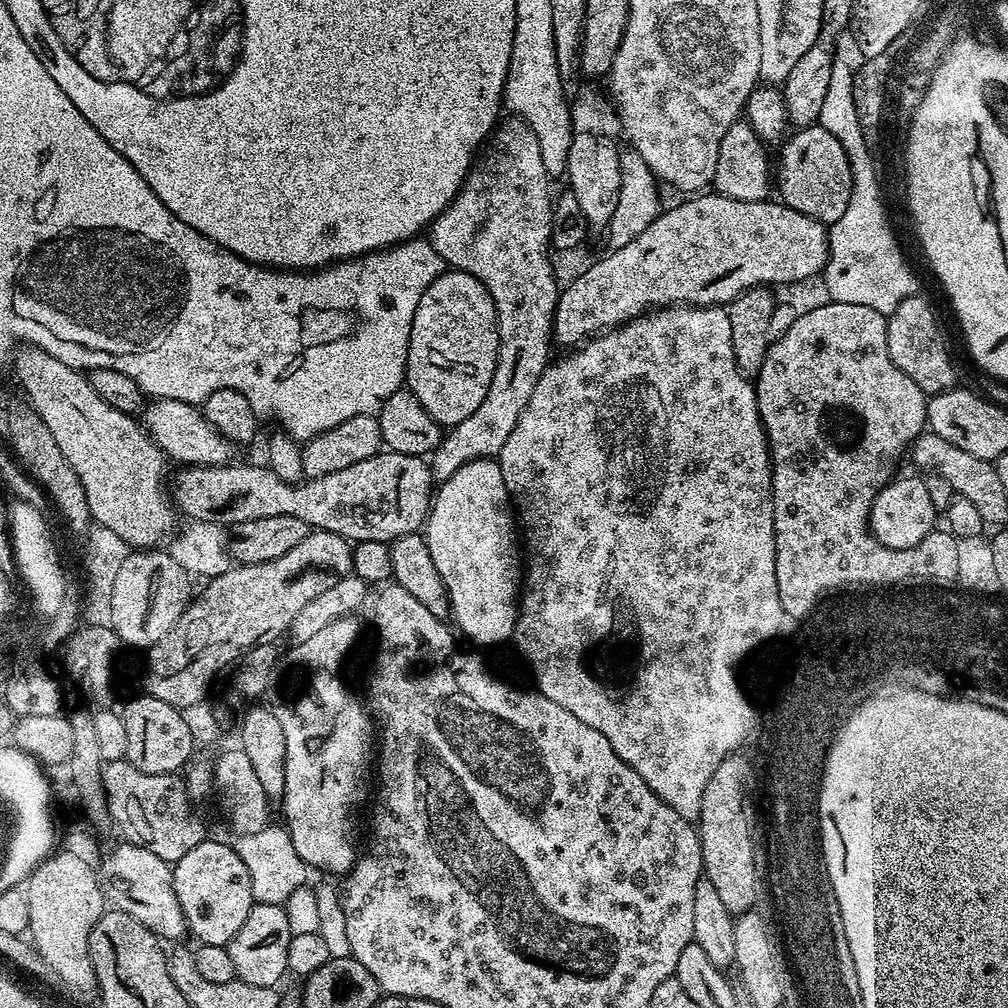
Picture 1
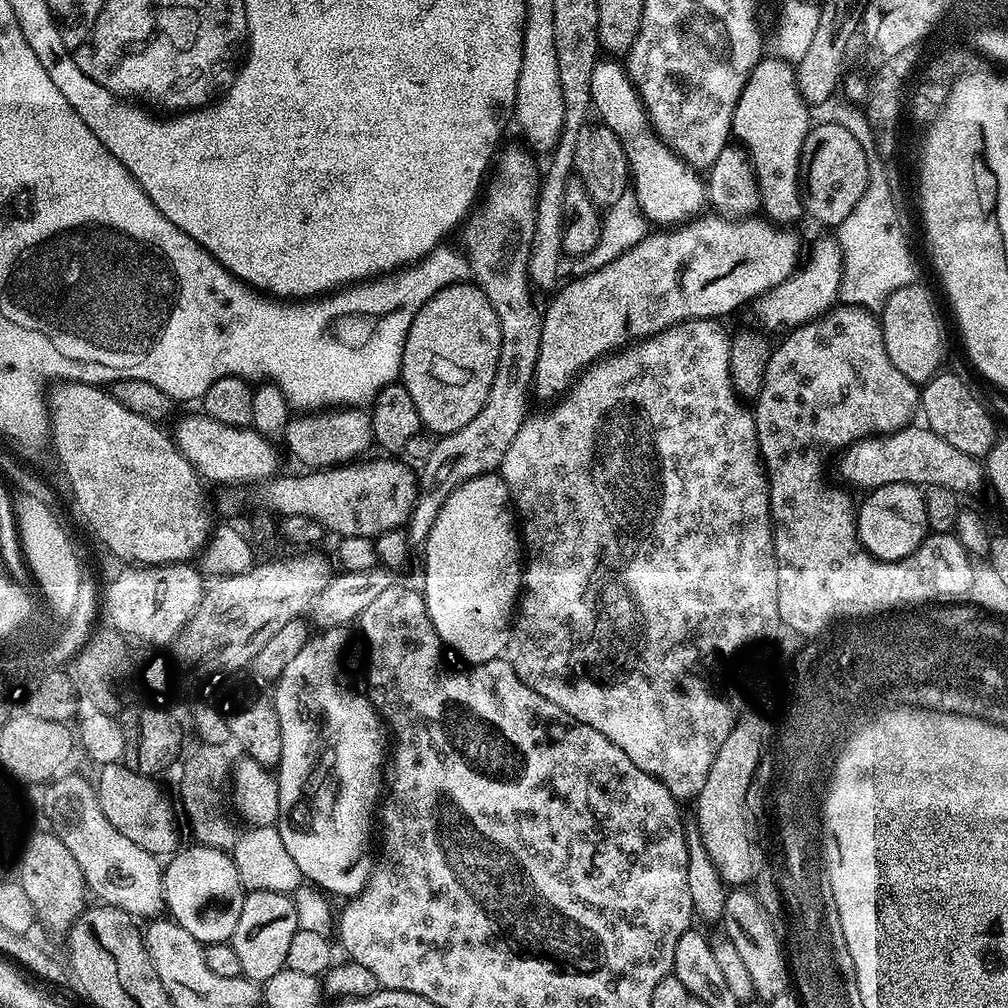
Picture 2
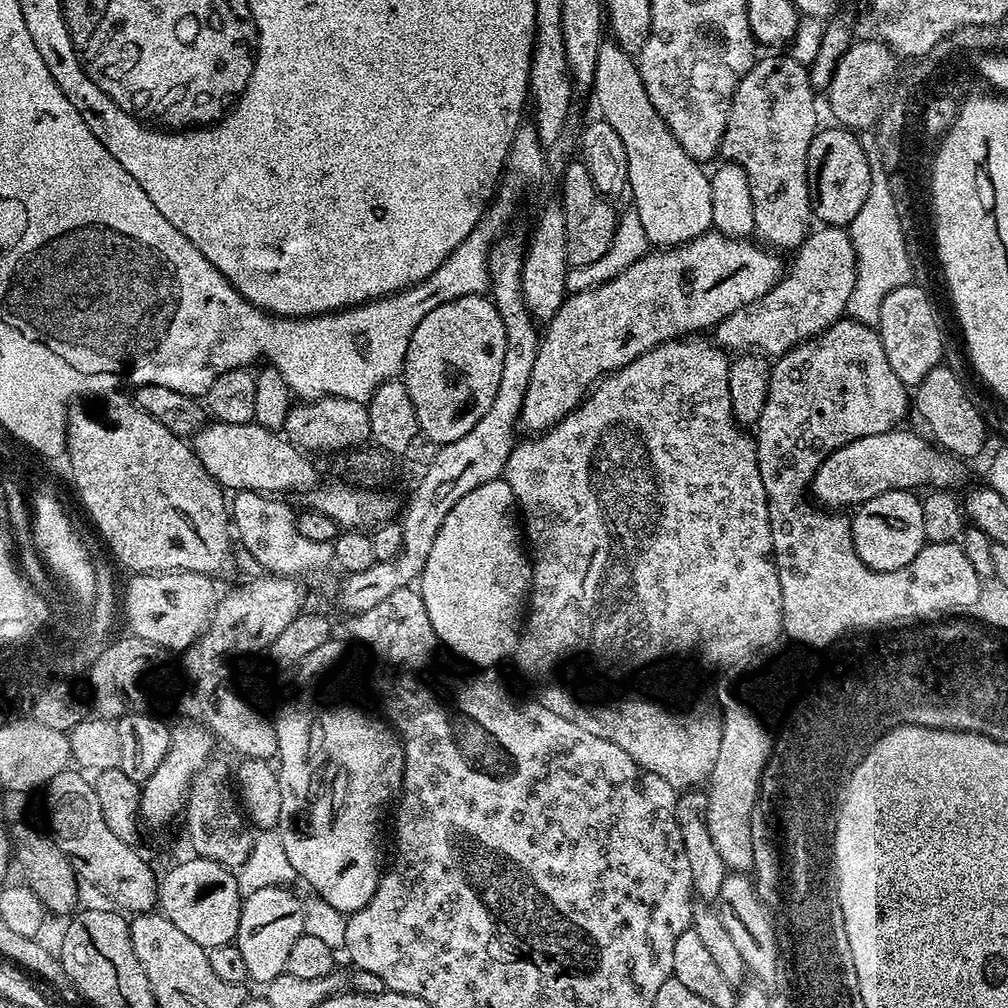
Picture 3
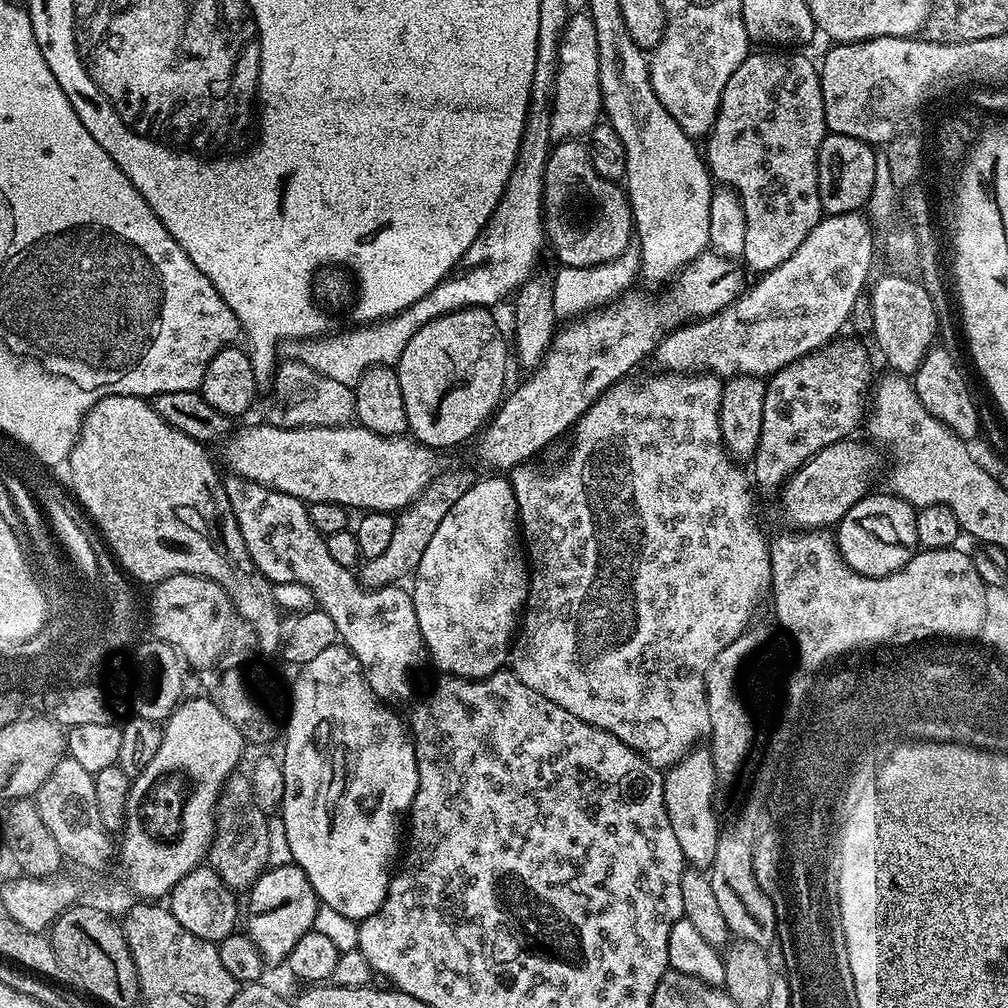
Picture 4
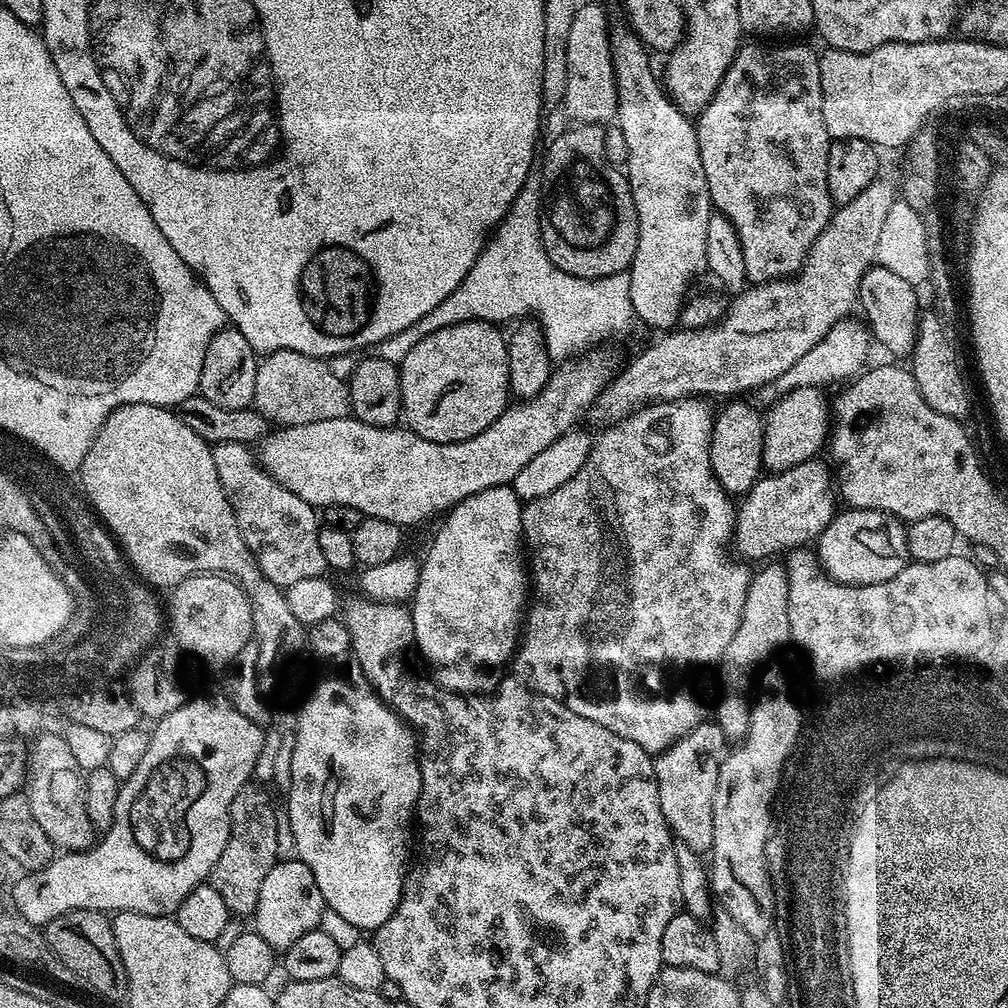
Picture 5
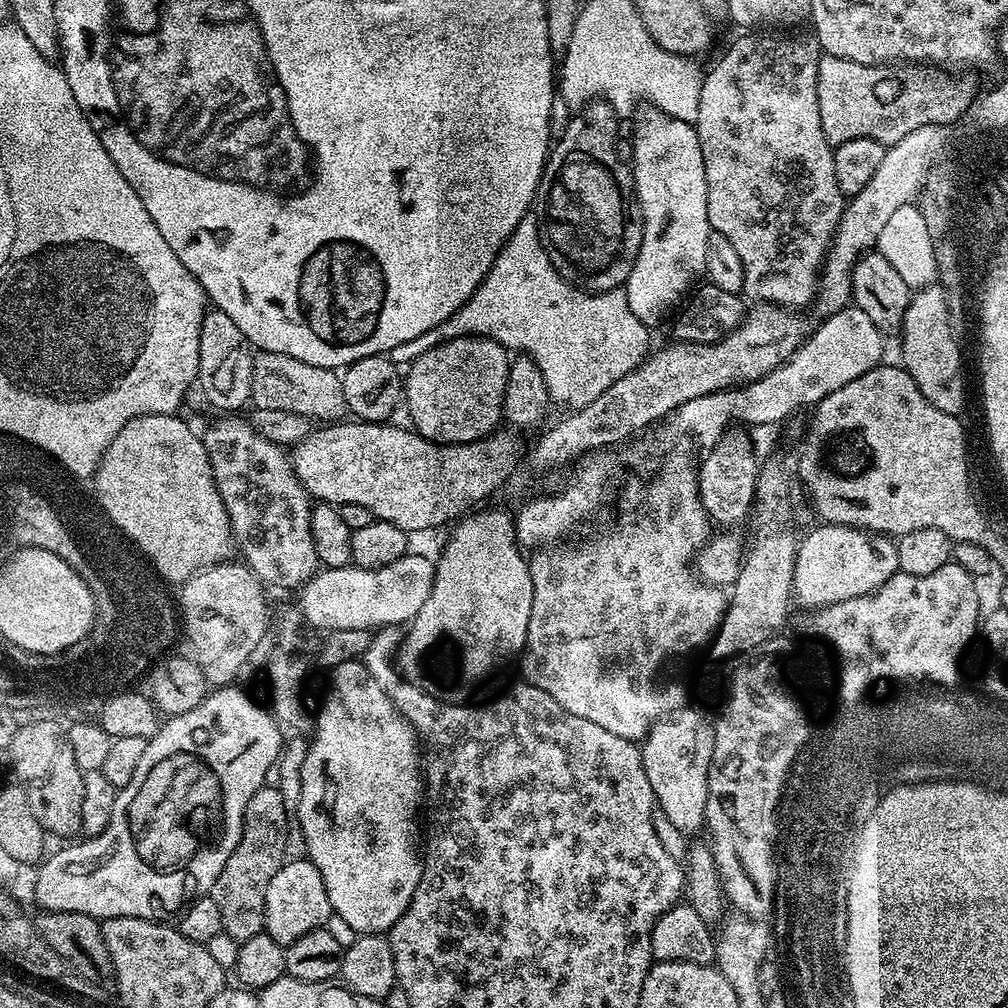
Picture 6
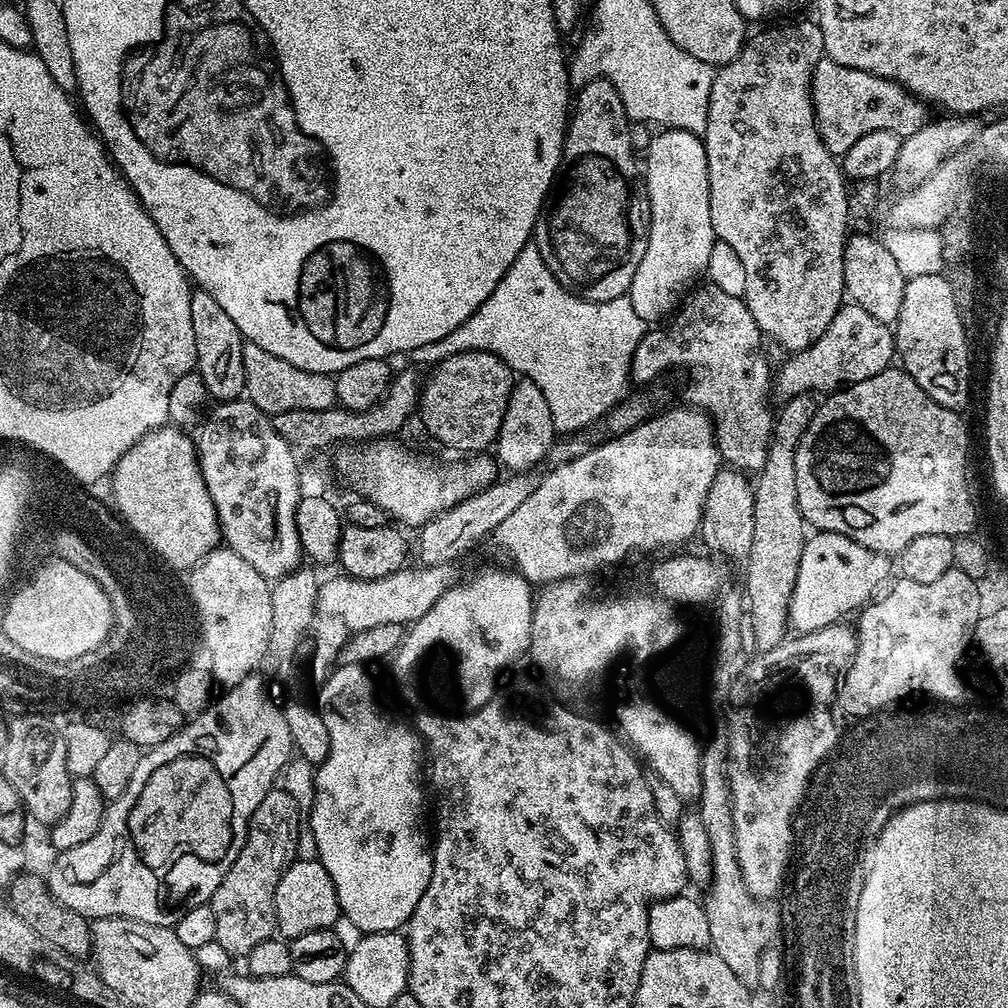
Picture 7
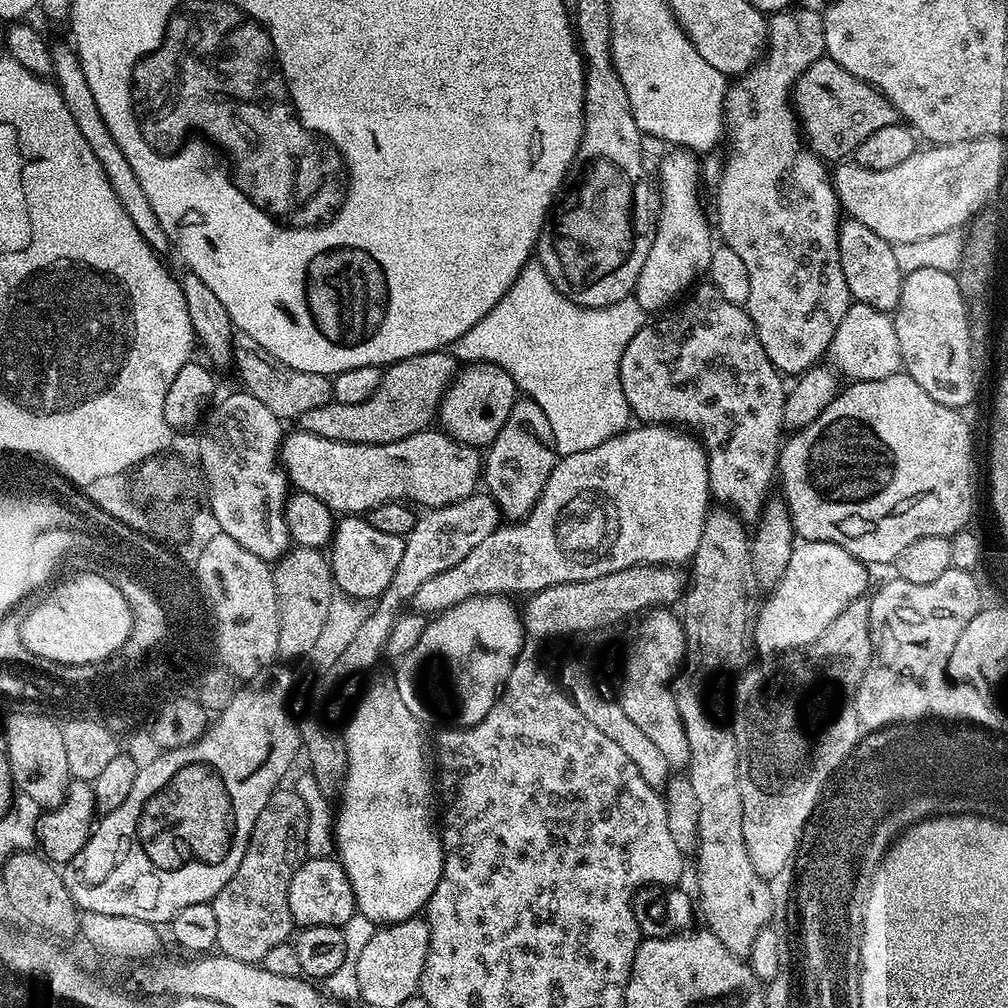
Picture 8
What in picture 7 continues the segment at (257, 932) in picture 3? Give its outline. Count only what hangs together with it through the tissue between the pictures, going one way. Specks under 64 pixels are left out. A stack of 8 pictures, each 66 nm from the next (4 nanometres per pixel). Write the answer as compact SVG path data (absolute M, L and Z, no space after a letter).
M297 858L288 865L278 882L278 890L274 894L274 910L276 911L276 927L281 937L289 941L302 934L310 934L310 930L332 928L340 919L340 903L334 890L334 882L322 866L319 859L303 860Z

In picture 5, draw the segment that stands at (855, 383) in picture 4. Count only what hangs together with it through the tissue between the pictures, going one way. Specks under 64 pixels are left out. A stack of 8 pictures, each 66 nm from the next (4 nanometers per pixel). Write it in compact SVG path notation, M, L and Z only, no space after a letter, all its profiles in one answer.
M795 388L767 409L764 421L764 462L769 473L811 460L830 436L830 400L819 388Z

